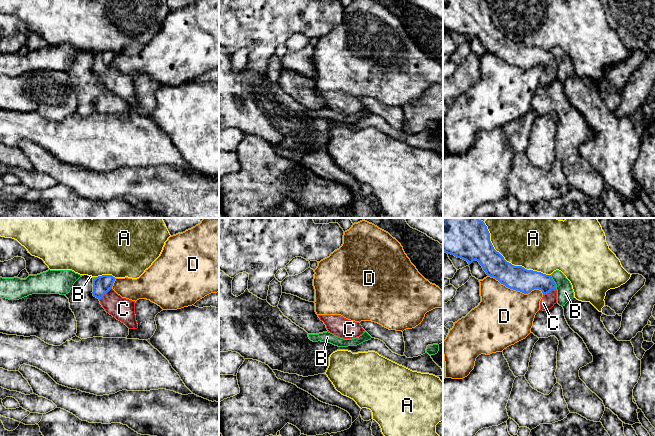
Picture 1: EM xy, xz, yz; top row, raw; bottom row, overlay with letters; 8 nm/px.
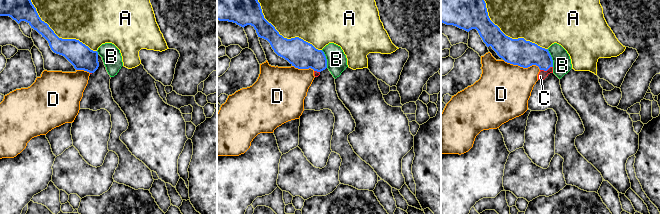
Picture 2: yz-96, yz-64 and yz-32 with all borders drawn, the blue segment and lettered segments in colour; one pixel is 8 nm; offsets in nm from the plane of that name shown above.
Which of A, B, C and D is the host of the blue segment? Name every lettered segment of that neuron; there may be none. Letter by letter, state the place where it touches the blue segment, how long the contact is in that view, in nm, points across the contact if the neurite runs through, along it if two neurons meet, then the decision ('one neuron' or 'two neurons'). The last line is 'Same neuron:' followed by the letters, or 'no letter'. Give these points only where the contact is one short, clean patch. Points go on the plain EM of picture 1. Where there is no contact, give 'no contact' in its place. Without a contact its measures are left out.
A: yz (510, 39) | 700 nm | two neurons
B: yz (554, 58) | 120 nm | along yz (550, 51), (556, 64) | two neurons
C: xy (104, 69) | 150 nm | across xy (101, 60), (104, 69), (118, 83), (123, 85) | one neuron
D: yz (516, 66) | 480 nm | two neurons
Same neuron: C

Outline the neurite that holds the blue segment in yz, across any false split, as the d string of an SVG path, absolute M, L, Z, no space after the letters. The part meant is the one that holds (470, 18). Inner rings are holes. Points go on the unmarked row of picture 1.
M443 0L443 27L468 38L478 37L490 53L524 70L534 65L543 69L540 86L548 87L557 79L557 65L551 51L514 42L497 28L485 0Z

